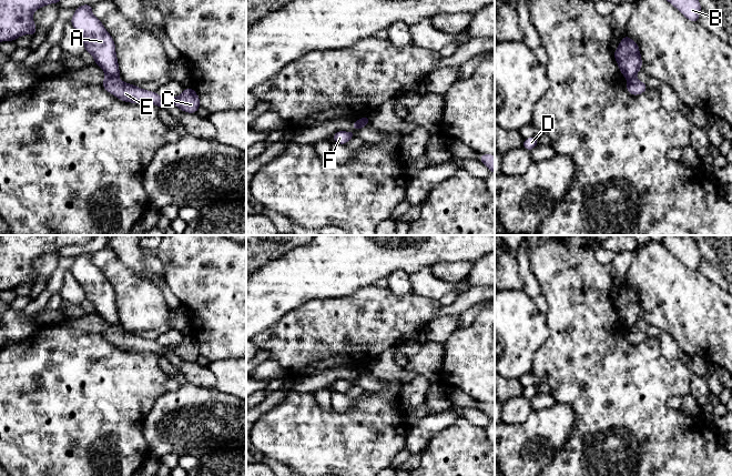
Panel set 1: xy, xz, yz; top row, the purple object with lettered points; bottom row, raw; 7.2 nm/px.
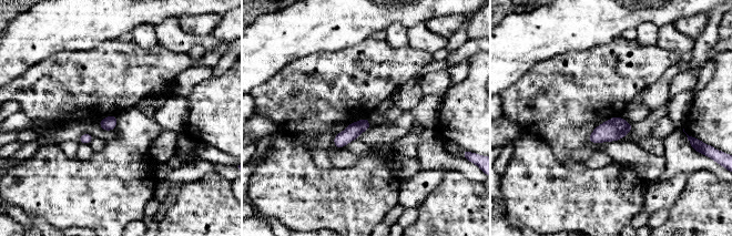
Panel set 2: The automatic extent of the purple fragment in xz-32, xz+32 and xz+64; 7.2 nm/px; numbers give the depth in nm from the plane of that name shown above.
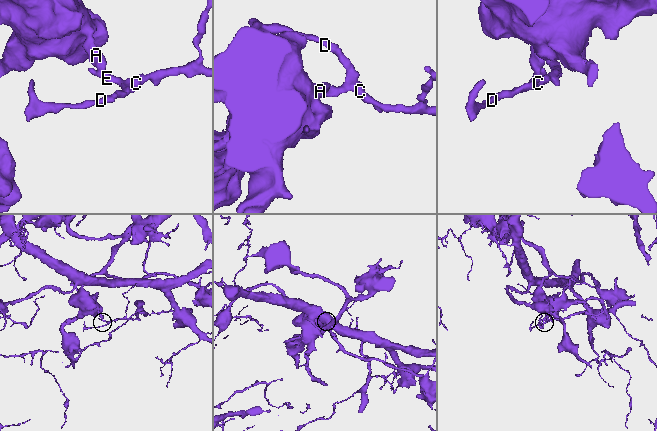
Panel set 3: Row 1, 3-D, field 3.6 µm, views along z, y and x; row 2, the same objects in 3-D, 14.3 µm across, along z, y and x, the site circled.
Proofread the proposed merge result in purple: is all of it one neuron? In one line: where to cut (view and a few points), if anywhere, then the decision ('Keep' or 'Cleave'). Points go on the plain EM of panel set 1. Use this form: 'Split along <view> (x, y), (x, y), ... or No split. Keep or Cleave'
Split along xy (107, 324), (115, 327). Cleave

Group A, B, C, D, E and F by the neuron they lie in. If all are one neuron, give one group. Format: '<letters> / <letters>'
A B / C D E F

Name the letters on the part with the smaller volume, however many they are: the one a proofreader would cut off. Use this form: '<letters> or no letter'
C, D, E, F

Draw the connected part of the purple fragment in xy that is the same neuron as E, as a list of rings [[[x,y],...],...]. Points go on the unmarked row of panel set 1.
[[[106,325],[102,330],[102,335],[121,350],[131,352],[152,352],[164,356],[166,351],[175,353],[180,358],[189,362],[196,362],[200,356],[200,346],[192,337],[184,337],[181,344],[171,347],[164,347],[156,341],[145,340],[140,335],[132,334],[115,326]]]

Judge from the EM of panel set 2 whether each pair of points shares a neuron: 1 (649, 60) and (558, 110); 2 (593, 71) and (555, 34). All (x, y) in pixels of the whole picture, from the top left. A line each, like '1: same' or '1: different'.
1: same
2: different

